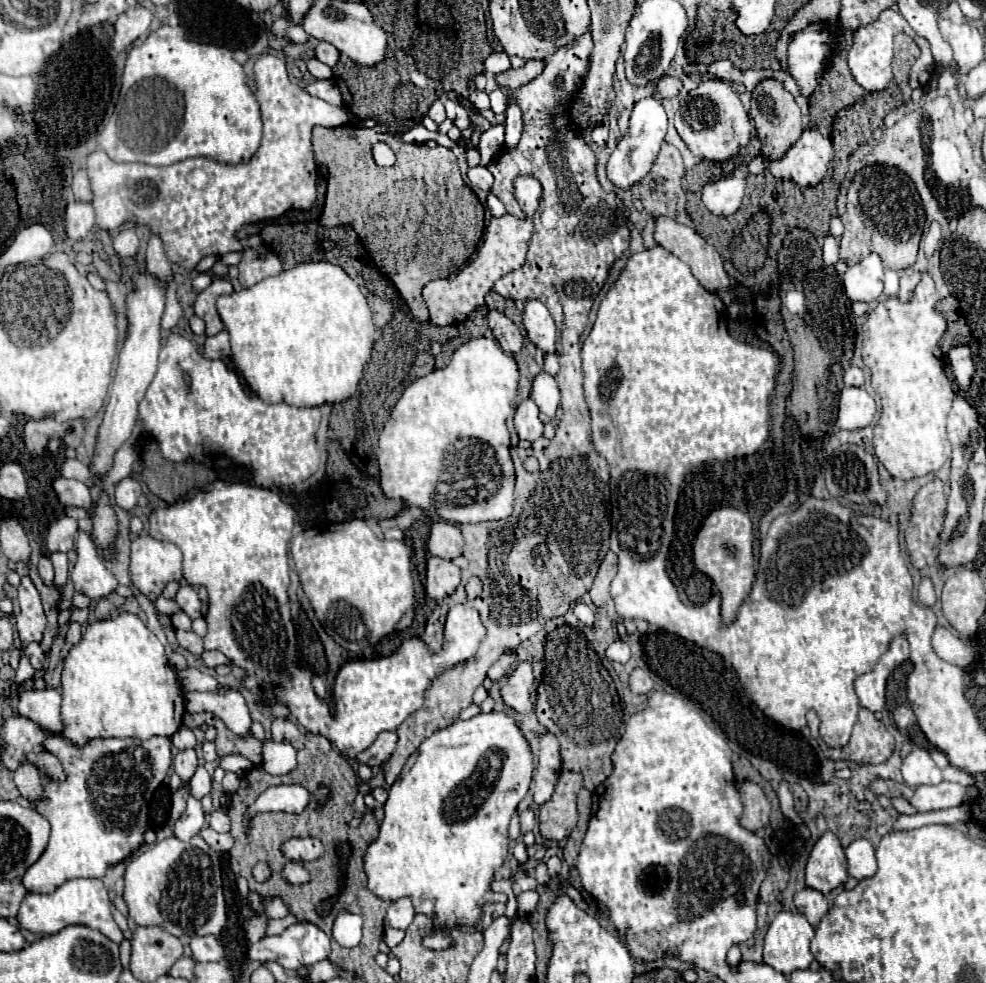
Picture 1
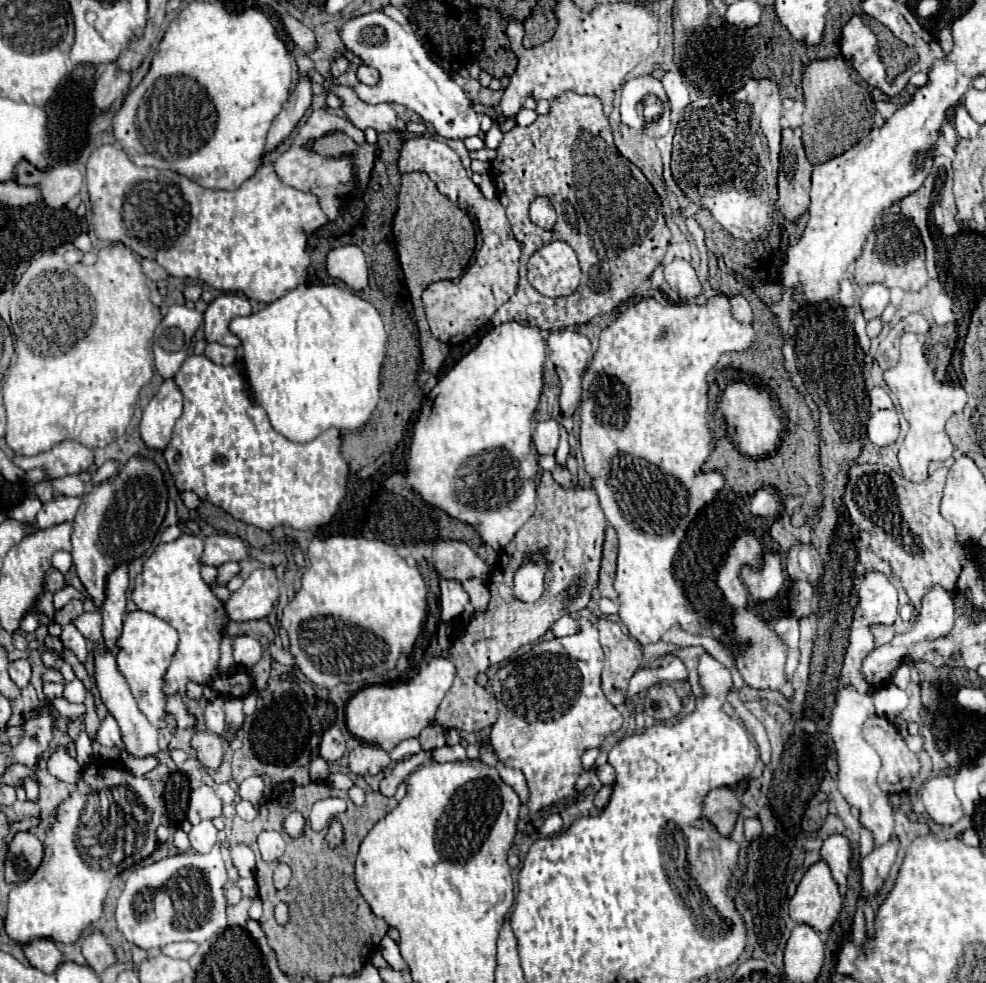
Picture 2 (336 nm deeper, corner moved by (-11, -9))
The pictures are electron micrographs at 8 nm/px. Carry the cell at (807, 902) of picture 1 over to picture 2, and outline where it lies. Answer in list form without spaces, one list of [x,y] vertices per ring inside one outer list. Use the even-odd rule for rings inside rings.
[[[820,859],[808,867],[788,909],[792,921],[810,925],[814,931],[830,931],[842,909],[842,895],[826,861]]]

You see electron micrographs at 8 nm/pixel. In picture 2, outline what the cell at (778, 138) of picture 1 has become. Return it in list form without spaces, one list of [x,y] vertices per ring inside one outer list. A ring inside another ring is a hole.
[[[784,129],[778,171],[778,207],[790,223],[800,219],[810,205],[810,175],[812,165],[806,159],[800,133]]]

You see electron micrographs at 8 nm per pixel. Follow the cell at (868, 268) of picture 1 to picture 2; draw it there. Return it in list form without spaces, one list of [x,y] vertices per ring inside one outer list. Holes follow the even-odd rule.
[[[868,285],[864,287],[864,295],[860,299],[860,307],[862,307],[862,313],[864,313],[864,319],[870,321],[870,319],[876,319],[882,315],[882,311],[886,309],[890,301],[890,289],[884,287],[884,285]]]

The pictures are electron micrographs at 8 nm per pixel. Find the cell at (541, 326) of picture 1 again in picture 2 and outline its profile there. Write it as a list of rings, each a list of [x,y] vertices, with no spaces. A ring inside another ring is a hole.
[[[560,329],[550,333],[548,349],[550,349],[548,357],[554,363],[556,373],[560,377],[562,417],[572,417],[572,413],[580,405],[582,375],[592,355],[590,339],[572,329]]]

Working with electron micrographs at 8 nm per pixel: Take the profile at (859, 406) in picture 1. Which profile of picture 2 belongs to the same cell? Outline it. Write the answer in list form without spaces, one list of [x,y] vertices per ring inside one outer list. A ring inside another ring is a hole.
[[[894,409],[872,413],[868,421],[868,439],[874,445],[880,445],[880,447],[892,445],[898,439],[898,435],[900,435],[900,423]]]

